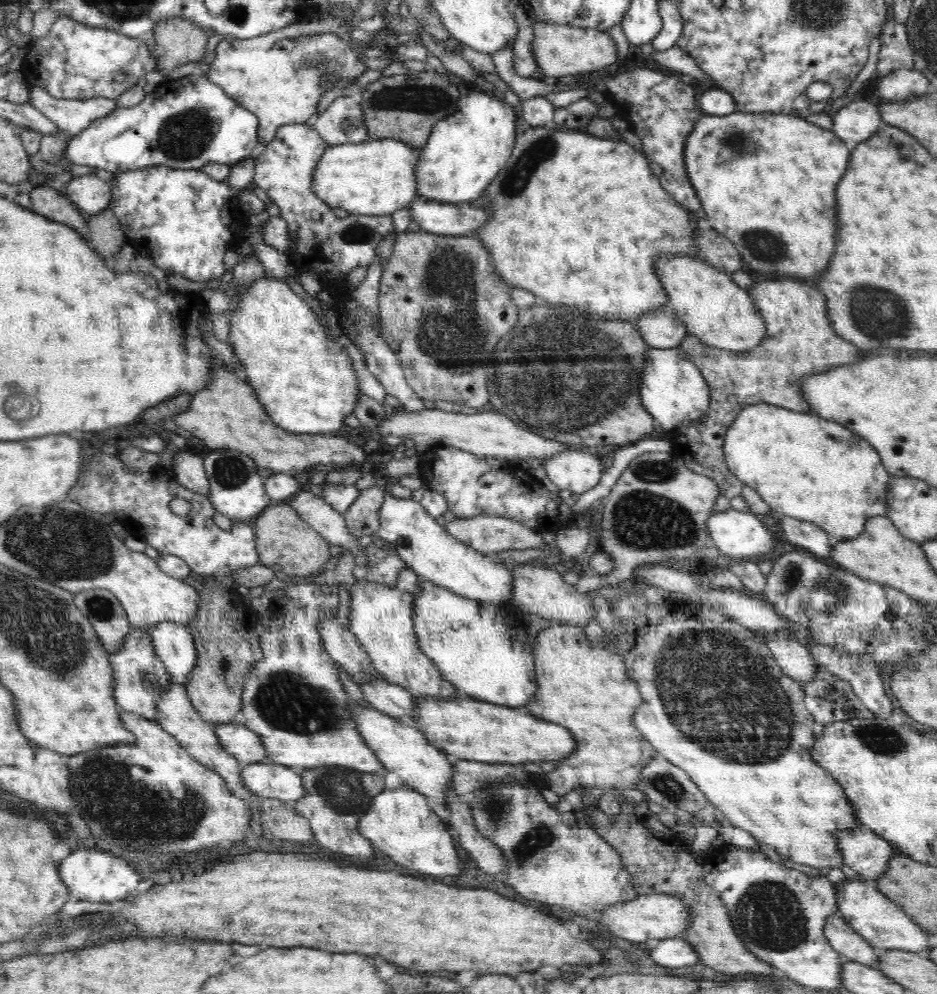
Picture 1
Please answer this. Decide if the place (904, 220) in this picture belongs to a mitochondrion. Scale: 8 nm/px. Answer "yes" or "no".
no

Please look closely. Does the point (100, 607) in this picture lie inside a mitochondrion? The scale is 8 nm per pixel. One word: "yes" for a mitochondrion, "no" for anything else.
yes

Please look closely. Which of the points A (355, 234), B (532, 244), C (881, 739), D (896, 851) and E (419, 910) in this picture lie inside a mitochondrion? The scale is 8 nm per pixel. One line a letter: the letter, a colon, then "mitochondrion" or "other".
A: mitochondrion
B: other
C: mitochondrion
D: other
E: other

